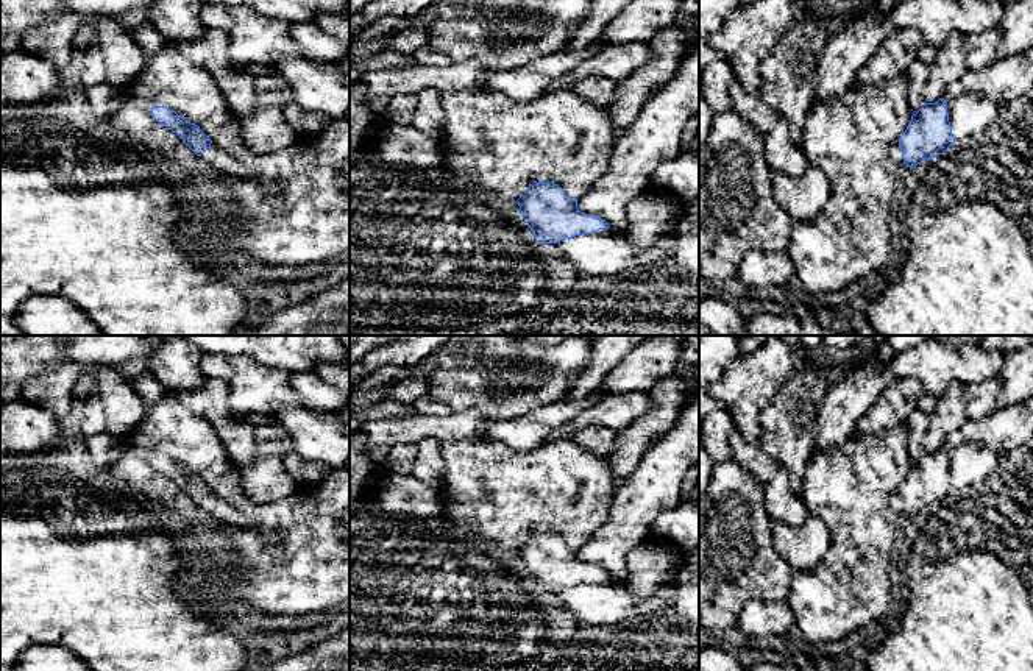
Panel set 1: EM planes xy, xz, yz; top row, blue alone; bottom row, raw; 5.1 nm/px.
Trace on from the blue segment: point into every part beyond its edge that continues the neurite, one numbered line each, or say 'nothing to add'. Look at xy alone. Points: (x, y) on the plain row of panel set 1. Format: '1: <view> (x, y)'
1: xy (216, 507)

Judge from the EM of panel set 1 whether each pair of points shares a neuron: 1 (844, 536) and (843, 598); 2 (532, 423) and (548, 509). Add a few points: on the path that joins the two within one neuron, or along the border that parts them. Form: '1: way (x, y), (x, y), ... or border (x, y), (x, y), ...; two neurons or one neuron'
1: way (844, 551), (843, 582); one neuron
2: border (501, 440), (517, 450), (536, 450), (546, 442); two neurons

